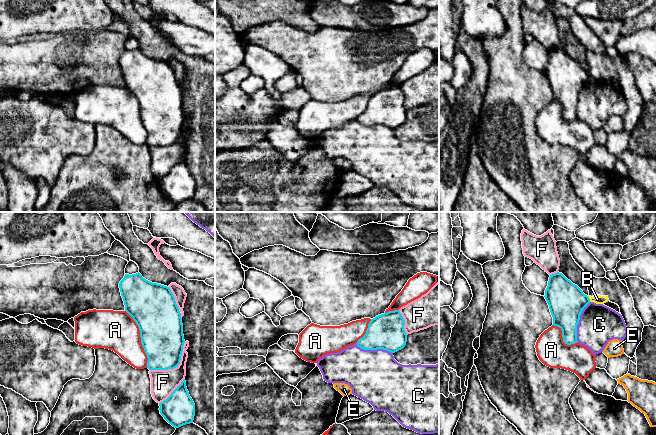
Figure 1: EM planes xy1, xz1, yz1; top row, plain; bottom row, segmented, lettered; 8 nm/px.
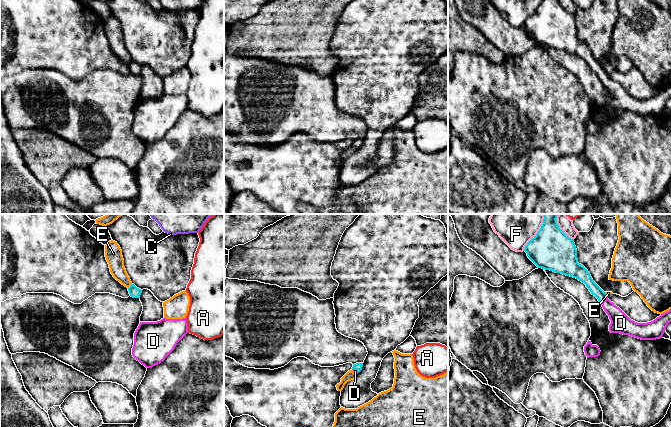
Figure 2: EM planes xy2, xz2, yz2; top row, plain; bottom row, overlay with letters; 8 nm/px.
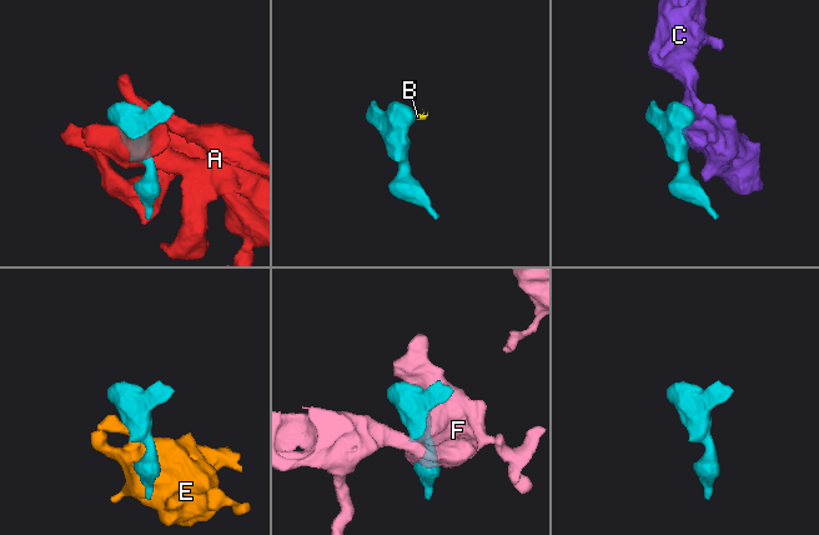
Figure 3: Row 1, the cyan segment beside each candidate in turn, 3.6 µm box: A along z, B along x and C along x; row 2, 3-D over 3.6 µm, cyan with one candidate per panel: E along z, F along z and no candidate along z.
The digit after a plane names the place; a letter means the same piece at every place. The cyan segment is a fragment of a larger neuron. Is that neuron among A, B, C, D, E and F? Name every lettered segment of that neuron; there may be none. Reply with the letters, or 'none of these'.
D

